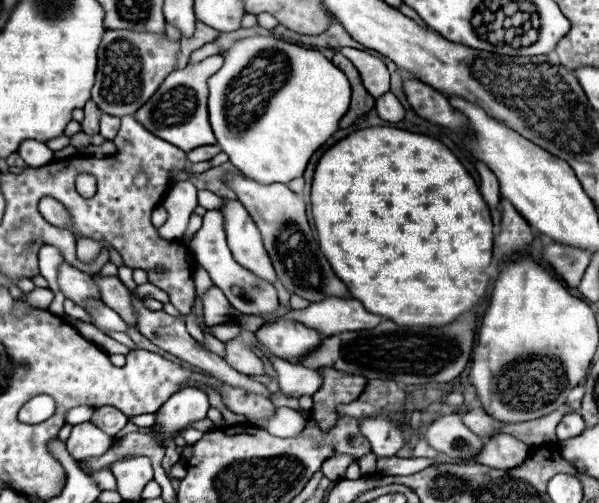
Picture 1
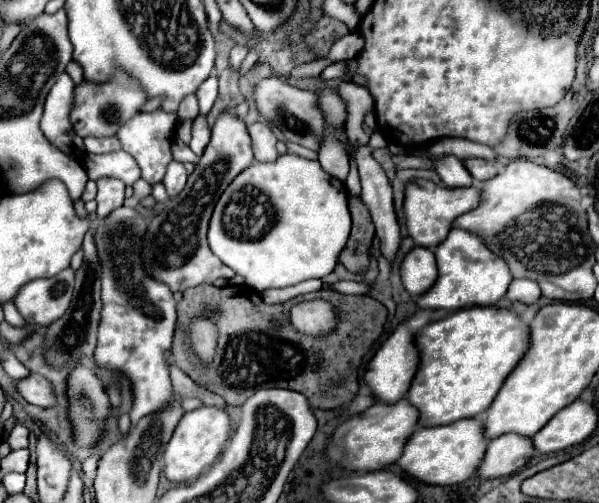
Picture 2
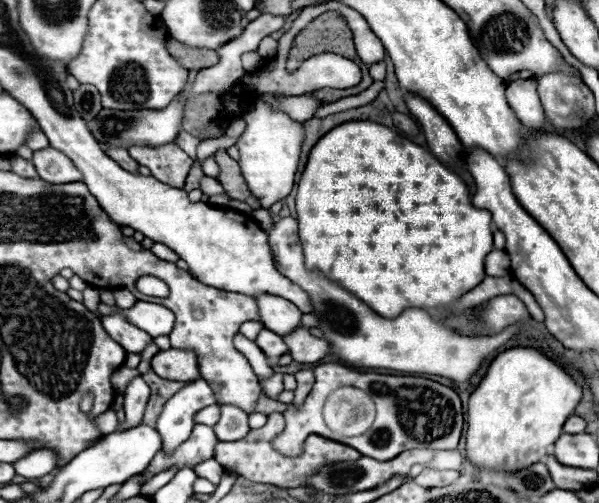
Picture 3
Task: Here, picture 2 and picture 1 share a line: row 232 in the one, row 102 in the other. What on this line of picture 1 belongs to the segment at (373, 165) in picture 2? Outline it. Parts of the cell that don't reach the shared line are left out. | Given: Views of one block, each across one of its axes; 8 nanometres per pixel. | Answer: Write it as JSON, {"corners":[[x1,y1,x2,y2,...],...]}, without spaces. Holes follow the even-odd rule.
{"corners":[[386,92,384,96,376,98,376,112,382,120,388,120,388,122,400,122,404,118,404,108,402,104,398,102,398,98,390,92]]}

